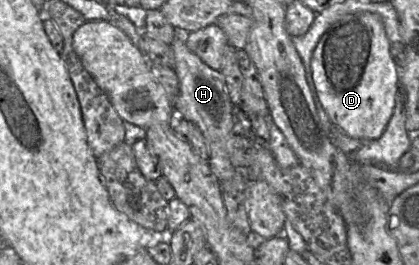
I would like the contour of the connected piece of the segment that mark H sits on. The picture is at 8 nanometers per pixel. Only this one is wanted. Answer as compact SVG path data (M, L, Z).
M175 28L171 49L174 53L173 70L179 81L179 93L172 102L177 118L183 118L194 123L201 130L209 148L209 165L211 171L222 183L230 179L236 168L232 165L227 152L227 140L233 126L233 104L227 90L225 77L220 71L205 64L187 47L187 37L190 32Z

